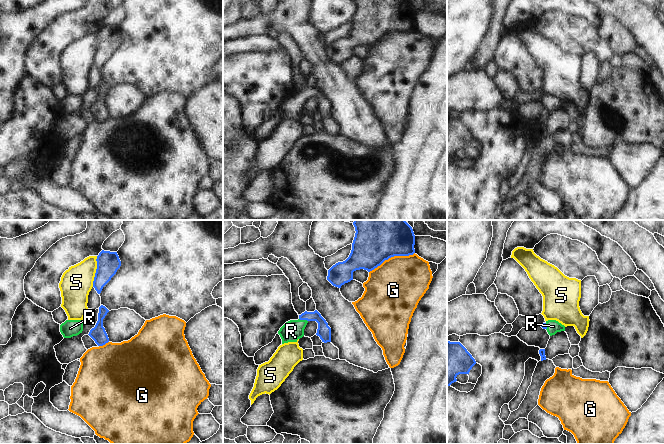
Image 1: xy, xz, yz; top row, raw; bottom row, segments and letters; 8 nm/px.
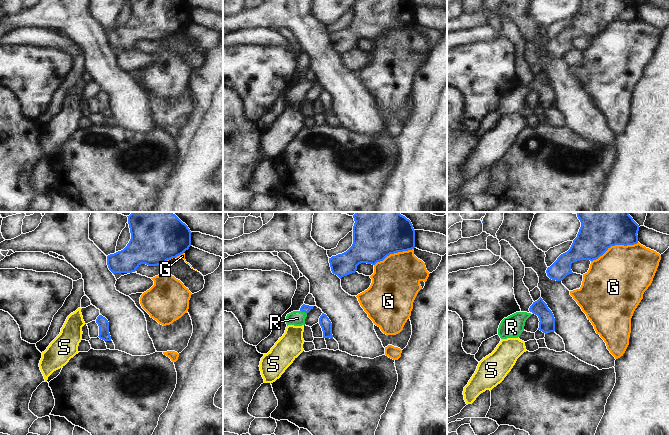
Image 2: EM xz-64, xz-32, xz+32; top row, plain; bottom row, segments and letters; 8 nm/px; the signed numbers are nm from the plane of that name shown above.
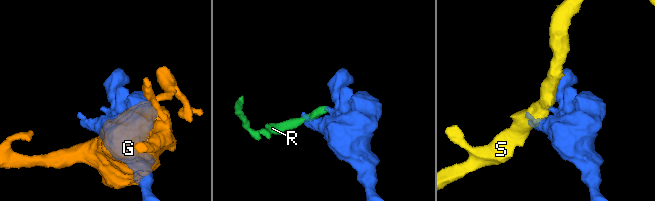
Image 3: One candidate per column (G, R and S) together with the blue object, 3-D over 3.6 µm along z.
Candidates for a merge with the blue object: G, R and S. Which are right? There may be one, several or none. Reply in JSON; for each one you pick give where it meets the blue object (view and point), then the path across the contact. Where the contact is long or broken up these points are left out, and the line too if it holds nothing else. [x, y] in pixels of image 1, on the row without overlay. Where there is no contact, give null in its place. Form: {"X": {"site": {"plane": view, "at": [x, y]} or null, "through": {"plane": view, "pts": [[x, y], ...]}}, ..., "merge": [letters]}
{"R": {"site": {"plane": "xz", "at": [303, 95]}, "through": {"plane": "xz", "pts": [[324, 107], [315, 93], [303, 95], [291, 107]]}}, "merge": ["R"]}

